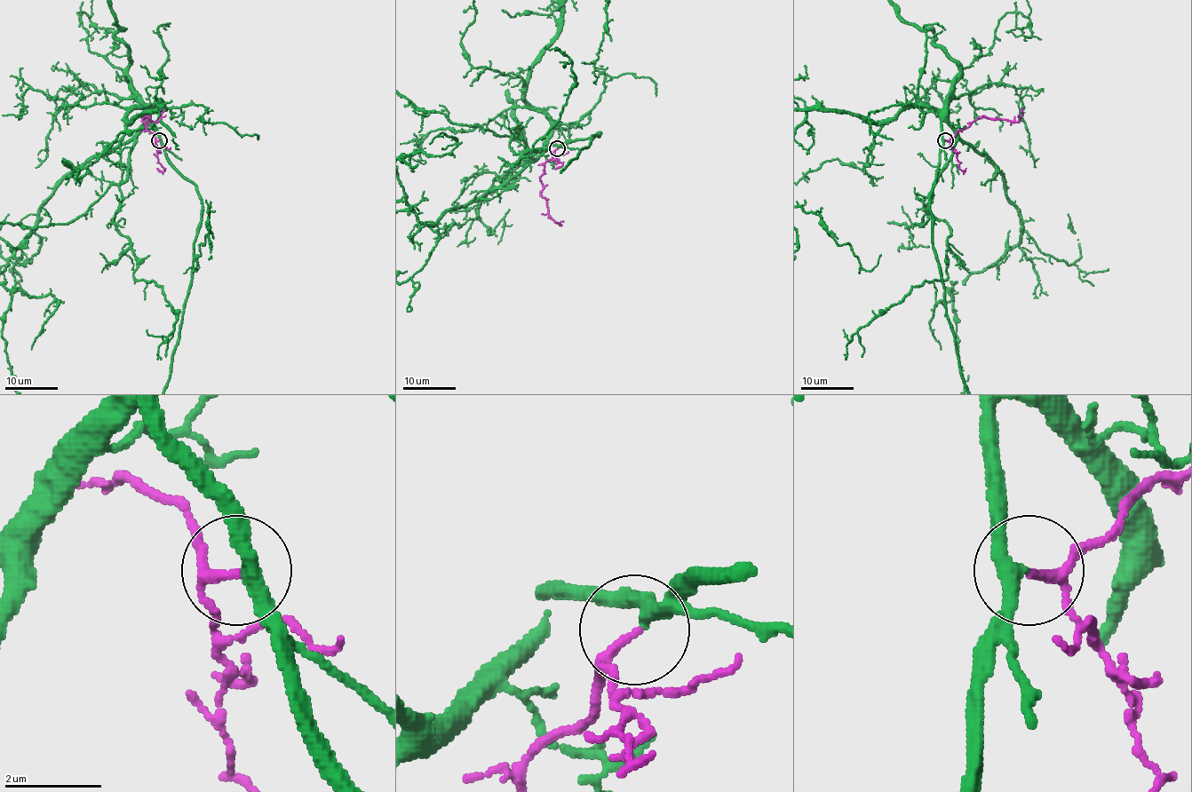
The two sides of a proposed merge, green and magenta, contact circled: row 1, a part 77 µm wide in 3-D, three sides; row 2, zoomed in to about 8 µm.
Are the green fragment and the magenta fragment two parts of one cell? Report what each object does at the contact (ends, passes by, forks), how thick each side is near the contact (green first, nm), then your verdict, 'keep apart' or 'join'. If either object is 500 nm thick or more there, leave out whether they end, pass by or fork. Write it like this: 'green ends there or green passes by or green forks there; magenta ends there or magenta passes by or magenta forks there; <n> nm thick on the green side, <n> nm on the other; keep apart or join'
green passes by; magenta passes by; 300 nm thick on the green side, 130 nm on the other; join

